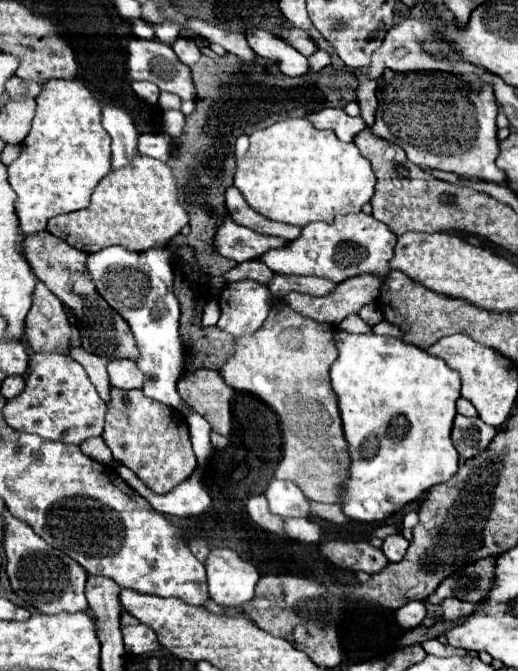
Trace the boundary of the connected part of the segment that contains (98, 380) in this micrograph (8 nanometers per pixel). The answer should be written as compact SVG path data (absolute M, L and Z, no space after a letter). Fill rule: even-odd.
M74 347L72 351L70 351L70 357L74 359L74 361L78 361L84 369L86 369L86 373L88 373L88 377L90 377L90 381L94 383L94 387L96 387L96 391L98 391L98 395L108 403L110 401L110 381L108 381L108 373L106 373L106 365L108 365L108 357L100 357L100 355L92 355L92 353L86 353L84 349L80 349L80 347Z

